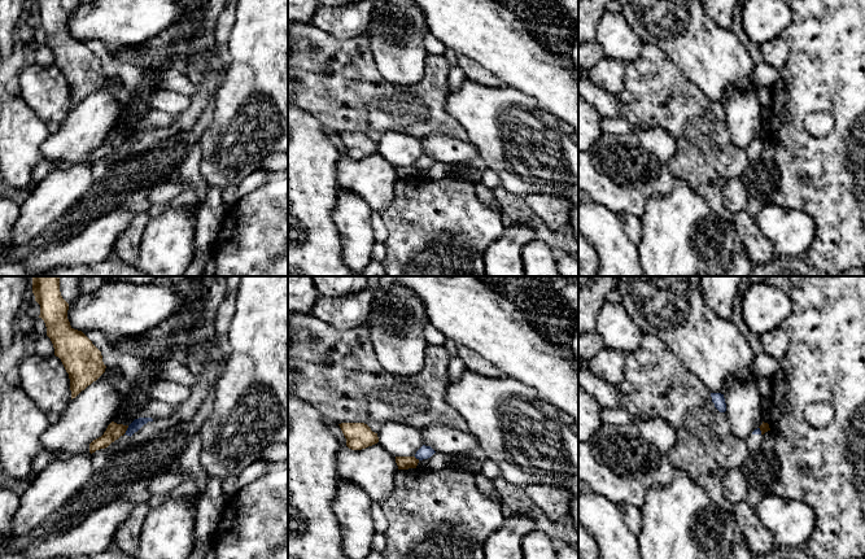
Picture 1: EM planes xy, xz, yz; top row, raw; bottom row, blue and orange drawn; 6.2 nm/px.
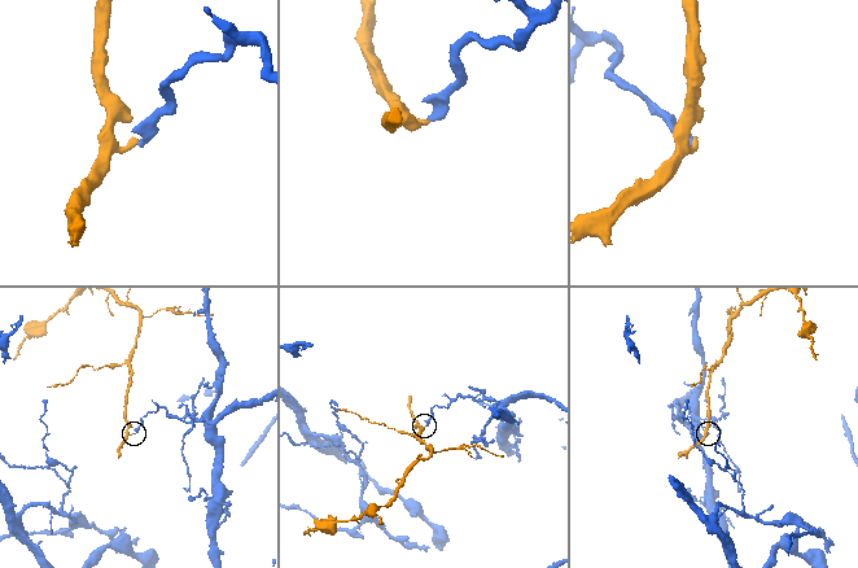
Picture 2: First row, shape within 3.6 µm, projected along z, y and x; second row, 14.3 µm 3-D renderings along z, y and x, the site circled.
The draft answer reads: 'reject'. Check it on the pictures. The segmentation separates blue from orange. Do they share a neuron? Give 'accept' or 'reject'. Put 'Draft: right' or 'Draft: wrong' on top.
Draft: right
reject

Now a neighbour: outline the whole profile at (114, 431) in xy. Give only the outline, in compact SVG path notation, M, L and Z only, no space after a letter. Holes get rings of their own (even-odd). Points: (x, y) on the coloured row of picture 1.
M112 422L104 434L89 444L89 453L95 453L96 450L108 447L112 442L123 436L127 431L128 425L117 424Z

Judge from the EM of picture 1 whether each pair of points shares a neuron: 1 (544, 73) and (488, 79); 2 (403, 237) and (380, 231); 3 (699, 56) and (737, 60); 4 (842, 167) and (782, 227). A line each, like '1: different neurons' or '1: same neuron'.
1: different neurons
2: different neurons
3: same neuron
4: different neurons

